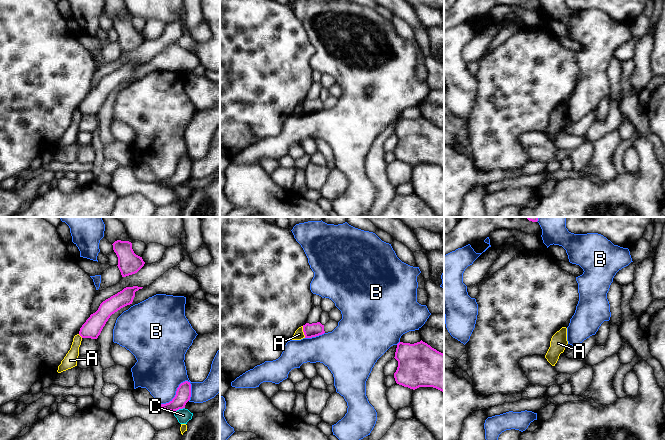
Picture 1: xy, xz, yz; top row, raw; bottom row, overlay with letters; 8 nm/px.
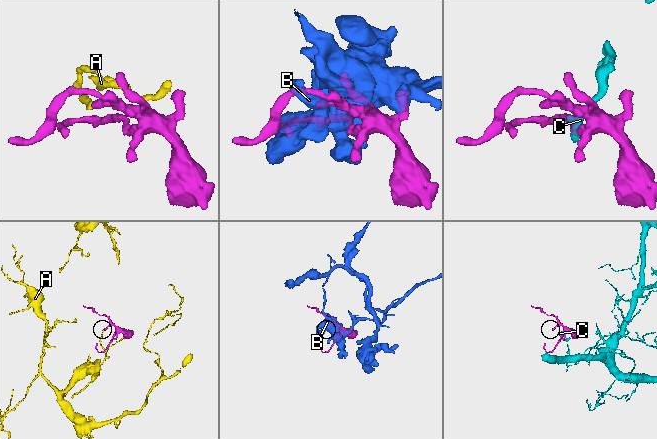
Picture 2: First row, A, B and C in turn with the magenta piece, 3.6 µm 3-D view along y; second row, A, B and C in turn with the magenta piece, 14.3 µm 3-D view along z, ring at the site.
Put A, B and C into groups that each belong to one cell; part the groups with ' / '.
A / B / C

